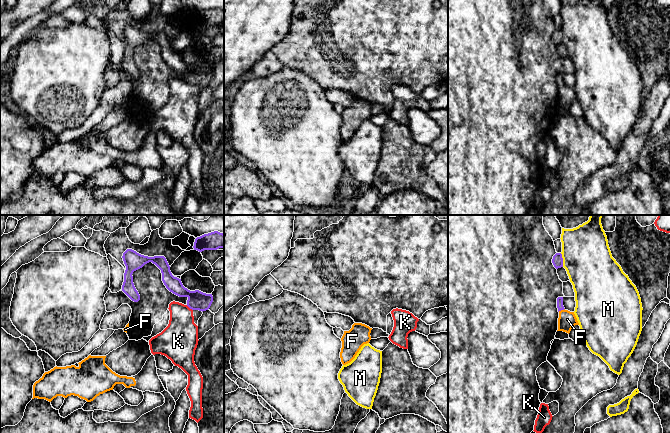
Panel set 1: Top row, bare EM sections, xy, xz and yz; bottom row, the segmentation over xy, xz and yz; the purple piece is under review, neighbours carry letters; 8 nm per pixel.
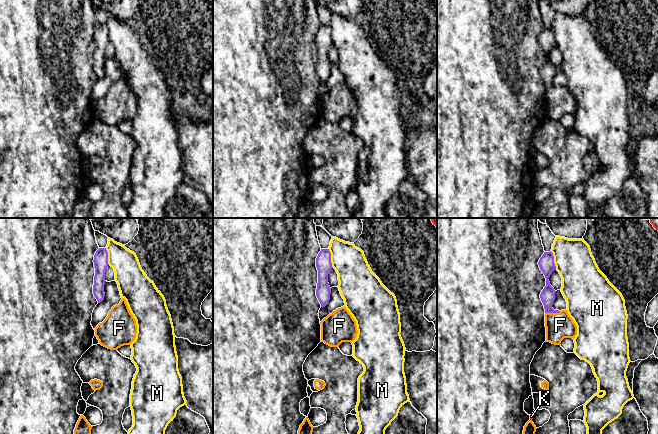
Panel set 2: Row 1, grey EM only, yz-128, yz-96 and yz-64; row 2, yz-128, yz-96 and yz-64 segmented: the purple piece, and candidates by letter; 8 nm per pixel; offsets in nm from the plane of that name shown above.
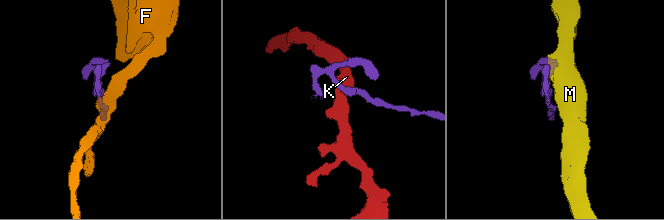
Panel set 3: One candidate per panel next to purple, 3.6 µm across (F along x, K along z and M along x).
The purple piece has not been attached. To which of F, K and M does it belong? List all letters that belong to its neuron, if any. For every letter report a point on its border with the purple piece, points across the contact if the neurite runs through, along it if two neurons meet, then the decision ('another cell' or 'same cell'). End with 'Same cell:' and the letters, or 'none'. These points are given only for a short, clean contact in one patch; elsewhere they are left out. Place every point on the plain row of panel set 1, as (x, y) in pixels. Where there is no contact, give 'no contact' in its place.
F: yz (561, 85) | across yz (560, 82), (561, 85), (567, 95) | same cell
K: xy (189, 83) | along xy (186, 81), (192, 86) | another cell
M: yz (562, 36) | along yz (560, 29), (563, 35), (563, 42) | another cell
Same cell: F

